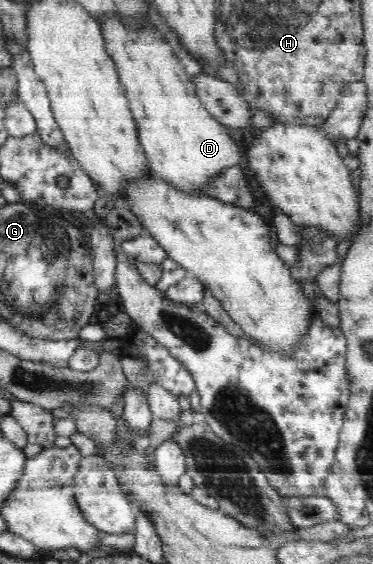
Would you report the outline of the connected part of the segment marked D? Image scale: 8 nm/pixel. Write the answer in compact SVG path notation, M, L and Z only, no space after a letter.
M111 19L103 25L103 39L105 47L107 47L107 53L111 56L111 59L114 61L114 64L117 68L117 73L121 84L125 88L125 95L129 98L129 109L131 111L132 117L134 118L135 124L137 125L137 133L139 138L139 143L147 156L147 161L149 162L149 169L151 175L155 177L160 177L163 181L168 181L171 185L175 185L179 189L183 189L185 193L195 193L198 195L203 194L203 187L209 183L209 179L217 177L223 169L231 166L239 166L239 163L243 161L243 151L241 147L237 145L237 141L234 142L233 139L229 136L228 128L221 124L219 121L215 120L213 116L207 112L207 110L202 105L202 101L196 96L195 86L190 82L190 76L185 72L183 64L179 63L171 51L171 45L163 39L163 35L153 27L153 25L147 25L151 27L151 31L135 31L133 27L127 27L123 25L121 21L117 19Z

